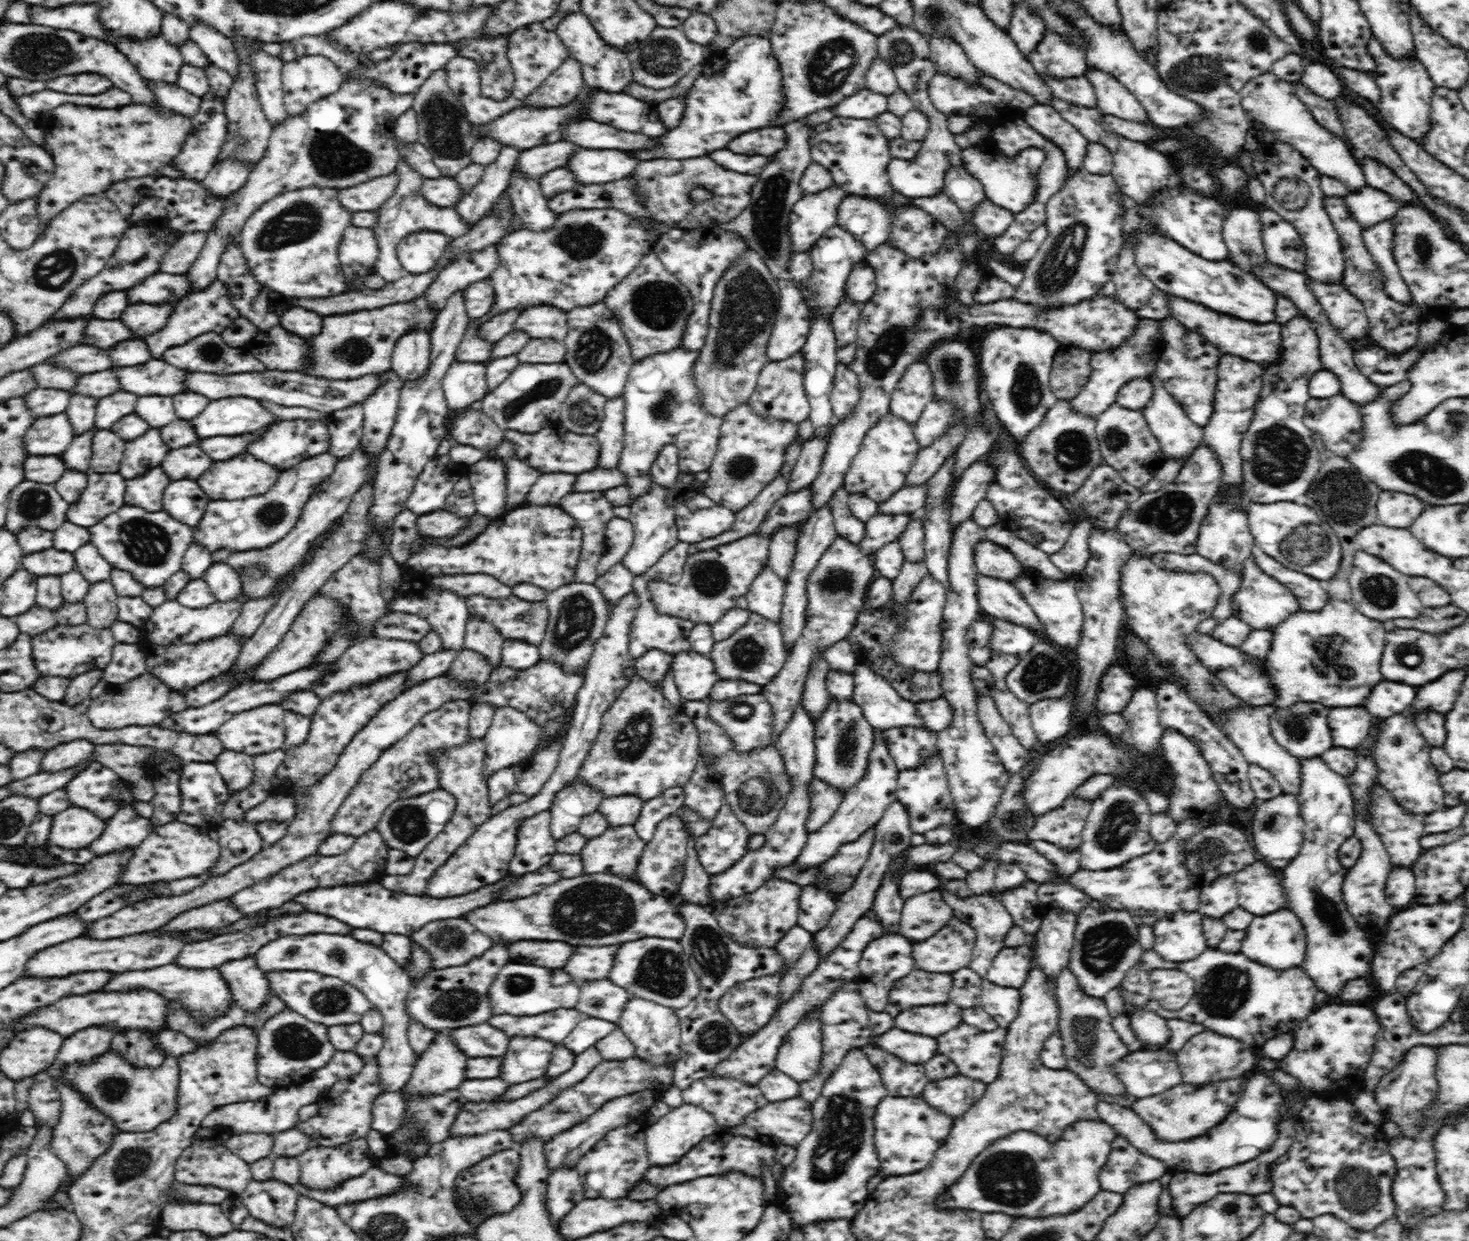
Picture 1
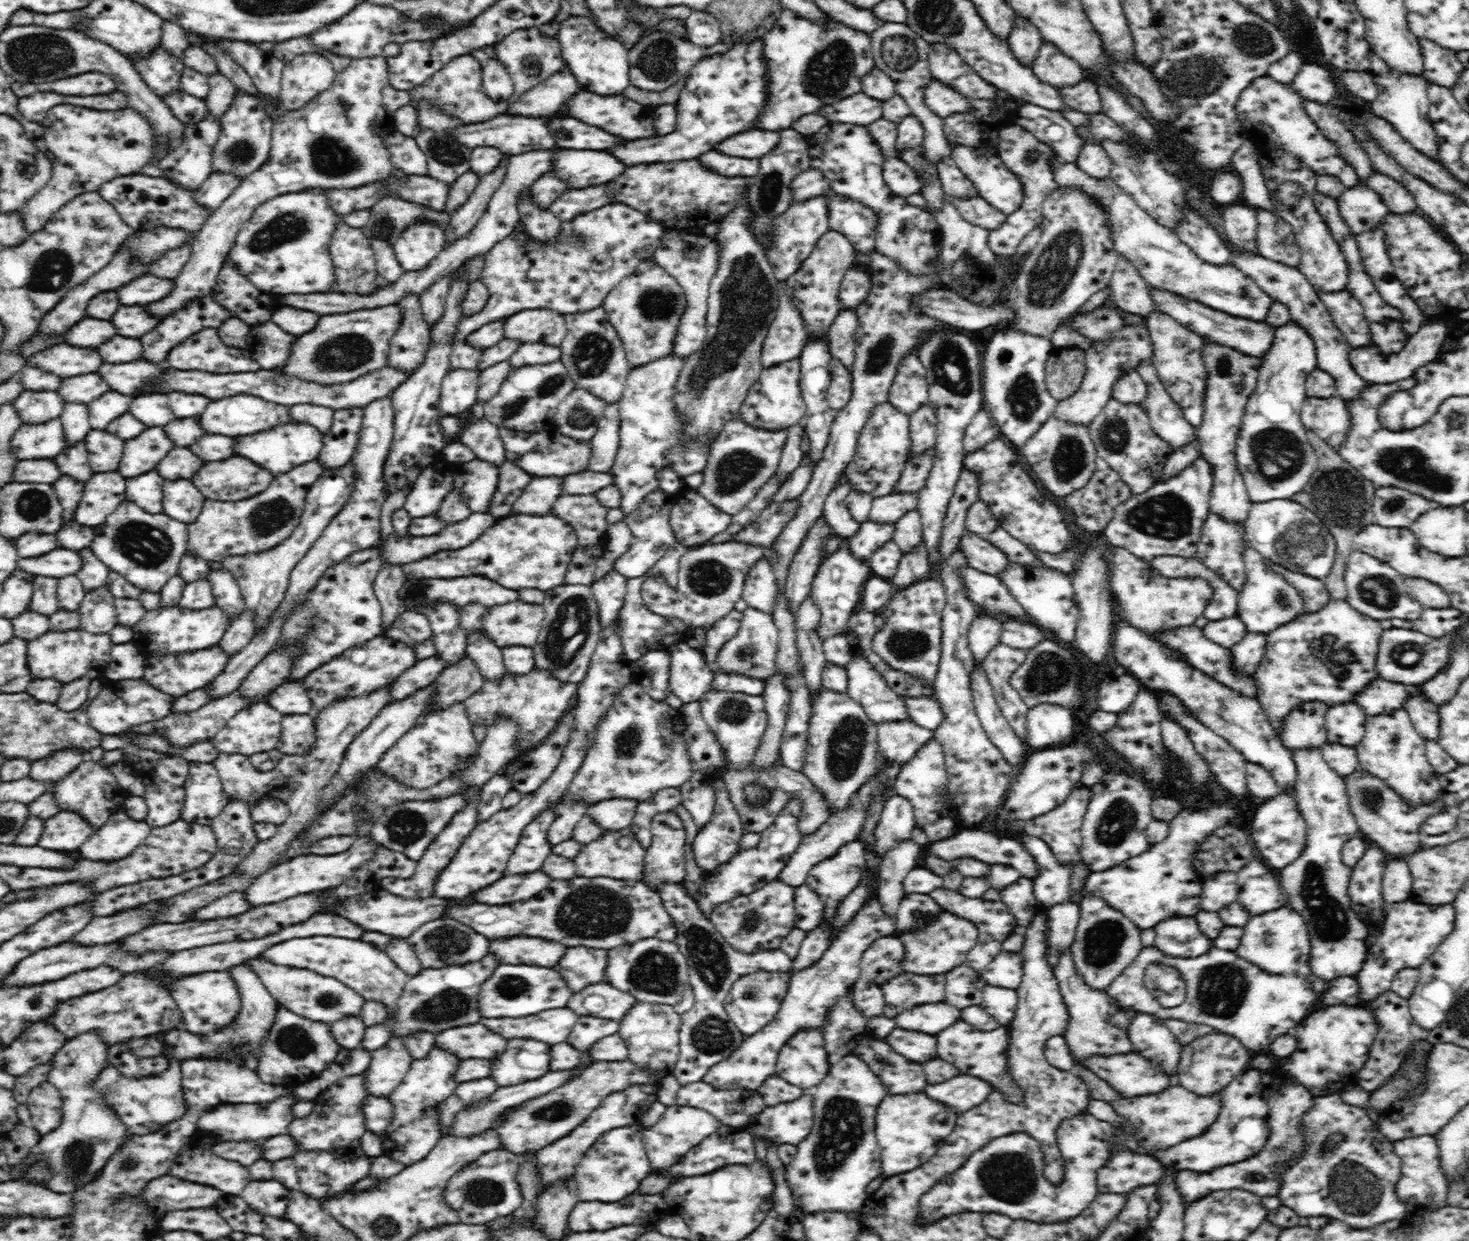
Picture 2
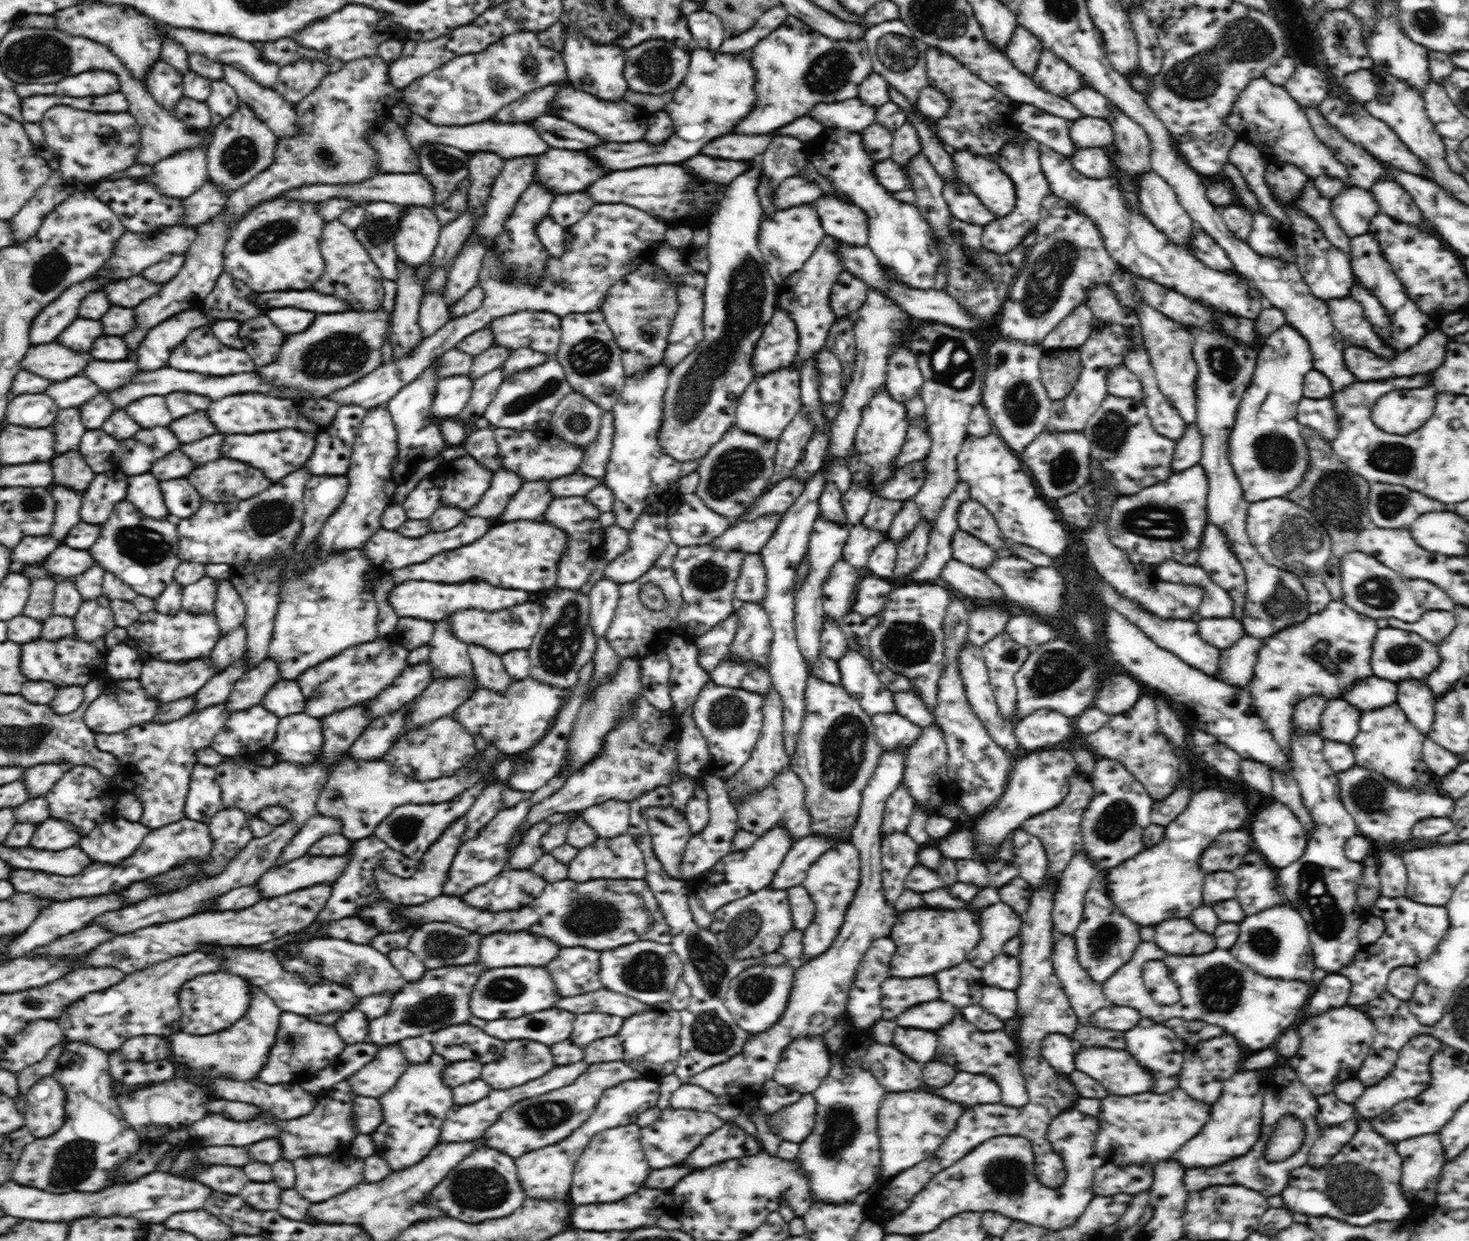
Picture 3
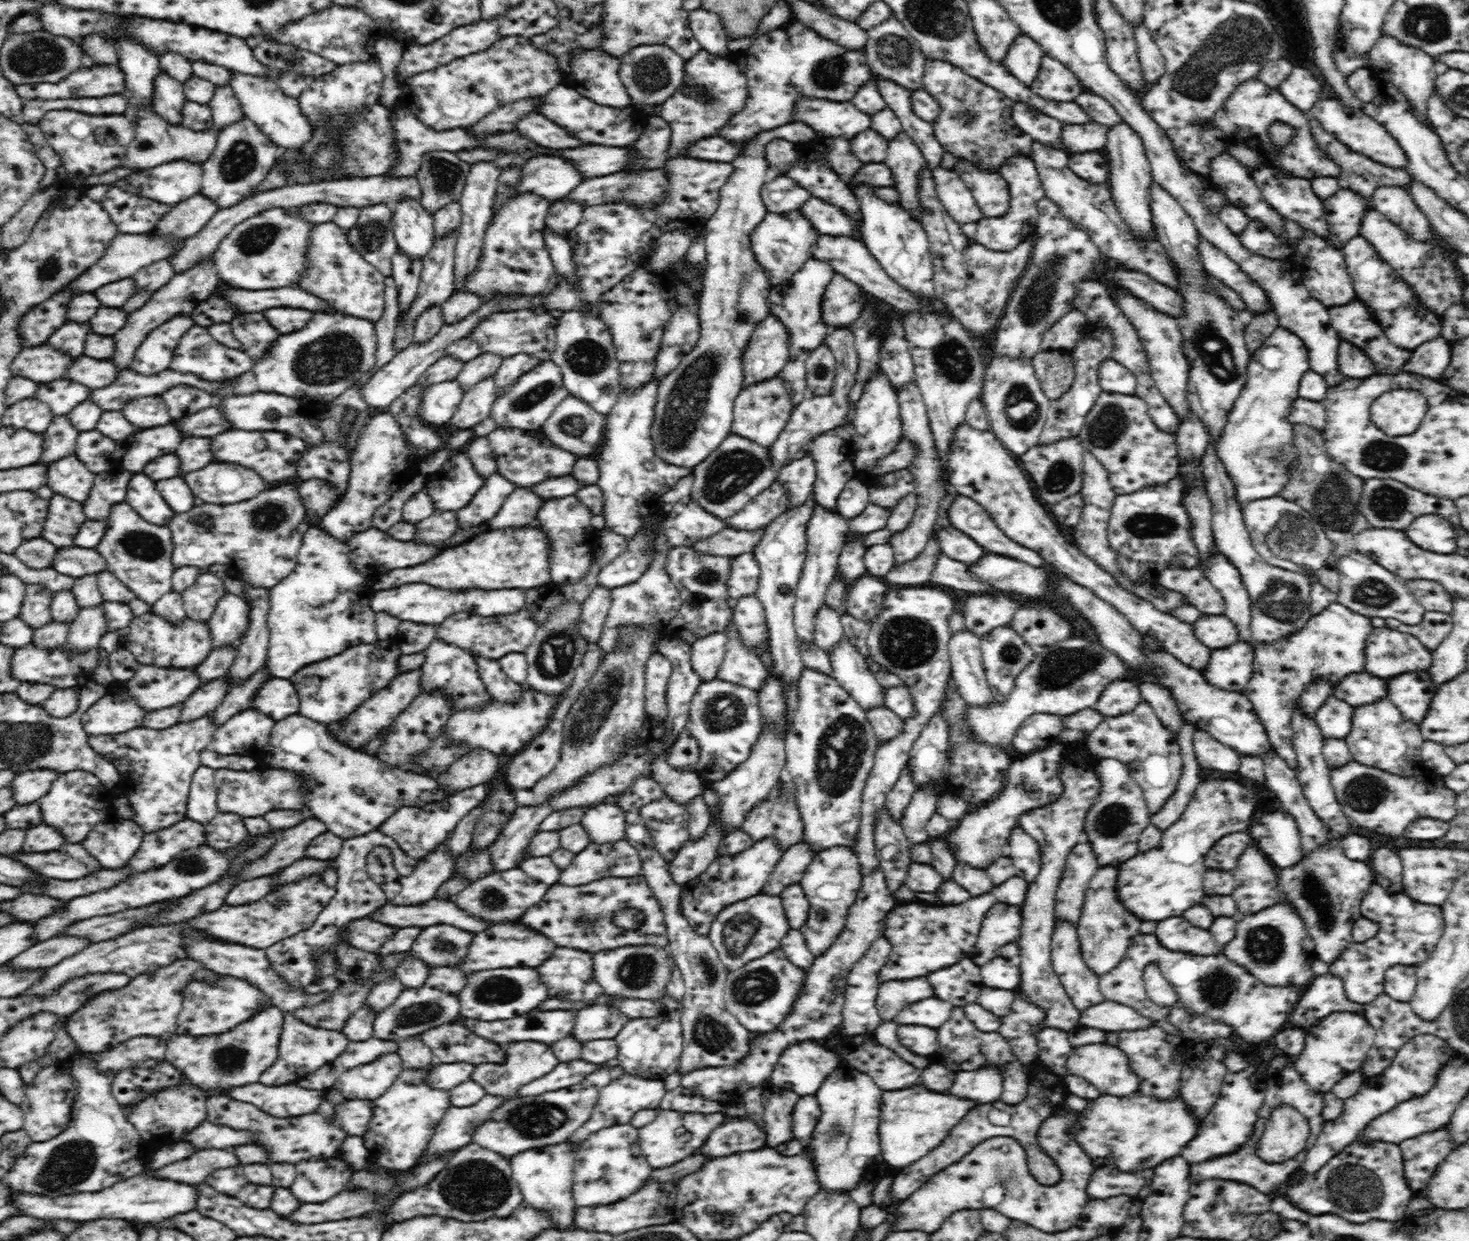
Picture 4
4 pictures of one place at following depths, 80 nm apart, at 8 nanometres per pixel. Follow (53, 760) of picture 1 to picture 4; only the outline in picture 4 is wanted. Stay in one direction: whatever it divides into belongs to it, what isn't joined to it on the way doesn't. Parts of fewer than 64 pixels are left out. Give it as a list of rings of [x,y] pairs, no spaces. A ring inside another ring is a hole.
[[[37,769],[18,773],[16,778],[10,782],[12,797],[17,806],[23,806],[37,802],[50,790],[52,782],[59,774],[54,770]]]

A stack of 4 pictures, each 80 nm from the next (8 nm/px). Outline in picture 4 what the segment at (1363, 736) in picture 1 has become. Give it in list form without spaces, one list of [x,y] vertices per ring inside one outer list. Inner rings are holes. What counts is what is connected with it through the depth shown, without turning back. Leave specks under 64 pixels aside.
[[[1330,695],[1315,712],[1316,724],[1324,739],[1344,740],[1352,730],[1353,706]]]

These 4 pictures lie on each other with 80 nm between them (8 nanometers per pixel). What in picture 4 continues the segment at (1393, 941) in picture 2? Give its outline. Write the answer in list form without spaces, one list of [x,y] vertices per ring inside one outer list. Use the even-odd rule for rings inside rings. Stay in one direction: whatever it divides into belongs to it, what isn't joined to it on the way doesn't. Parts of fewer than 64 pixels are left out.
[[[1372,884],[1370,890],[1364,895],[1361,900],[1359,911],[1361,918],[1367,918],[1376,922],[1378,932],[1376,936],[1365,940],[1361,943],[1352,943],[1348,945],[1343,953],[1339,954],[1338,960],[1332,962],[1329,966],[1330,972],[1338,978],[1344,980],[1344,990],[1346,996],[1353,1003],[1358,1003],[1363,1006],[1368,1004],[1370,1000],[1374,1000],[1376,996],[1382,994],[1382,986],[1384,986],[1384,972],[1394,965],[1414,965],[1422,960],[1426,960],[1433,950],[1436,948],[1436,942],[1442,936],[1444,930],[1444,918],[1442,918],[1442,909],[1438,905],[1430,906],[1430,904],[1422,904],[1422,902],[1414,902],[1410,900],[1406,894],[1386,894],[1386,890],[1378,884]]]

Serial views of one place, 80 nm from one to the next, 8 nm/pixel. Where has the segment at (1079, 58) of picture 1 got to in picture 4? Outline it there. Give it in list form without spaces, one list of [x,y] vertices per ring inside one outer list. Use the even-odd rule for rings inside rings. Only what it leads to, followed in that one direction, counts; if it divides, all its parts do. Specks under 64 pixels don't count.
[[[1045,55],[1031,84],[1034,94],[1054,102],[1072,102],[1086,88],[1077,76],[1058,60]]]

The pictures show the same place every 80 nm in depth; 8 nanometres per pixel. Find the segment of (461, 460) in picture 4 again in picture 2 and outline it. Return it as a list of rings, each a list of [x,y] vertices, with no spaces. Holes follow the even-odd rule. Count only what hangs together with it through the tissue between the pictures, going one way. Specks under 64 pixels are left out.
[[[474,459],[458,464],[453,489],[467,502],[472,513],[487,512],[492,495],[498,486],[499,467]]]

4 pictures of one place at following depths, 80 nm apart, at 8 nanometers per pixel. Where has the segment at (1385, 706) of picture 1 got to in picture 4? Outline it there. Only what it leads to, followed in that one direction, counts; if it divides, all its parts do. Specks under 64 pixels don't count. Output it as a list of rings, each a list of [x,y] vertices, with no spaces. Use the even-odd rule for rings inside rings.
[[[1366,672],[1347,674],[1347,677],[1333,688],[1333,695],[1350,706],[1364,706],[1386,697],[1387,681],[1380,680]]]

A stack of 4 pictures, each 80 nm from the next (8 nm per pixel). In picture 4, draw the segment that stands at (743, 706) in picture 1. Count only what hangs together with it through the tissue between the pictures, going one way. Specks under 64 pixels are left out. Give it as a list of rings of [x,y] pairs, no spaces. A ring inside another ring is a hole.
[[[718,678],[703,682],[692,697],[689,719],[685,726],[700,747],[698,766],[679,768],[680,772],[694,772],[705,782],[719,781],[731,774],[750,757],[763,730],[757,691],[722,681]]]

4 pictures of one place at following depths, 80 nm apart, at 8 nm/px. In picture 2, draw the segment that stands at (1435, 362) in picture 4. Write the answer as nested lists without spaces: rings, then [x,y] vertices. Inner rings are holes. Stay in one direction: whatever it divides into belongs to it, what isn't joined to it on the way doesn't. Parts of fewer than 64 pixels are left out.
[[[1434,322],[1434,324],[1426,324],[1416,336],[1412,336],[1407,340],[1408,344],[1404,346],[1404,350],[1394,354],[1380,354],[1380,350],[1372,344],[1372,346],[1364,346],[1364,348],[1352,348],[1349,361],[1352,362],[1352,368],[1368,383],[1379,385],[1390,384],[1391,382],[1401,381],[1410,377],[1414,377],[1416,370],[1420,366],[1426,366],[1430,362],[1434,362],[1440,354],[1440,346],[1447,338],[1444,322]]]

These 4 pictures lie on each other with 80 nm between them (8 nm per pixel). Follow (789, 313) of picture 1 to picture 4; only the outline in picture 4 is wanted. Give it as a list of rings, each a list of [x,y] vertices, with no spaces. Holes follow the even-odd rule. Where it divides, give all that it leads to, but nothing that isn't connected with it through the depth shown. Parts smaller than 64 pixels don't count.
[[[770,315],[764,322],[760,322],[760,326],[756,326],[756,330],[754,330],[754,334],[752,334],[752,340],[747,342],[743,350],[744,387],[777,376],[787,363],[787,360],[791,357],[789,340],[790,337],[788,337],[786,325],[782,325],[776,317]]]

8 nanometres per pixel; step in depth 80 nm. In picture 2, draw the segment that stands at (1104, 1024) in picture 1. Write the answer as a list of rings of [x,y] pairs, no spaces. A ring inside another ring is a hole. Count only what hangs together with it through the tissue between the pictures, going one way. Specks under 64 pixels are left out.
[[[1066,949],[1060,957],[1059,963],[1053,966],[1053,973],[1058,979],[1058,988],[1062,993],[1064,1005],[1070,1014],[1068,1028],[1064,1030],[1064,1039],[1068,1043],[1068,1049],[1074,1056],[1076,1065],[1087,1061],[1093,1054],[1104,1056],[1113,1054],[1126,1054],[1133,1050],[1133,1044],[1127,1038],[1127,1029],[1118,1028],[1110,1024],[1108,1016],[1112,1012],[1112,999],[1104,991],[1098,991],[1088,987],[1082,980],[1080,973],[1076,971],[1071,949]]]

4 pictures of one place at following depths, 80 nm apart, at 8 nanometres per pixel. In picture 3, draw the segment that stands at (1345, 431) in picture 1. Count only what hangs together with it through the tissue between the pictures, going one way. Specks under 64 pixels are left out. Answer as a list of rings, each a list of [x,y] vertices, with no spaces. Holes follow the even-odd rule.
[[[1304,397],[1299,402],[1297,421],[1302,426],[1313,428],[1320,437],[1328,442],[1336,438],[1339,420],[1332,399],[1316,400]]]

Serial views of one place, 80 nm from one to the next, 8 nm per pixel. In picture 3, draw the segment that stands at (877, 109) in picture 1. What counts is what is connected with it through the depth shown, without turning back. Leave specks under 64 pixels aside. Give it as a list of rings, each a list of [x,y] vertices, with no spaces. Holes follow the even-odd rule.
[[[858,97],[842,102],[819,102],[807,115],[817,120],[823,128],[841,128],[848,132],[862,132],[875,123],[878,106],[864,104]]]

